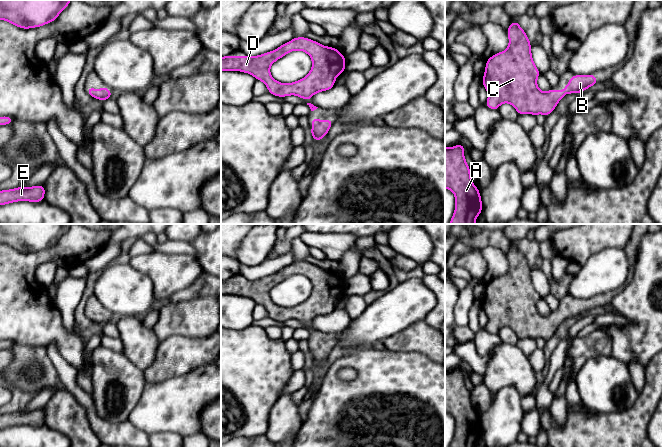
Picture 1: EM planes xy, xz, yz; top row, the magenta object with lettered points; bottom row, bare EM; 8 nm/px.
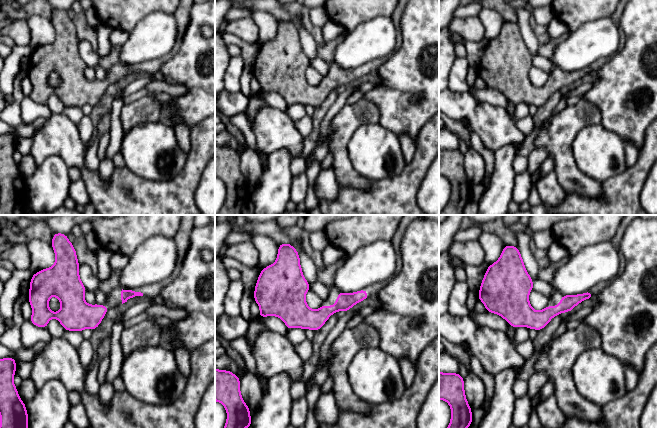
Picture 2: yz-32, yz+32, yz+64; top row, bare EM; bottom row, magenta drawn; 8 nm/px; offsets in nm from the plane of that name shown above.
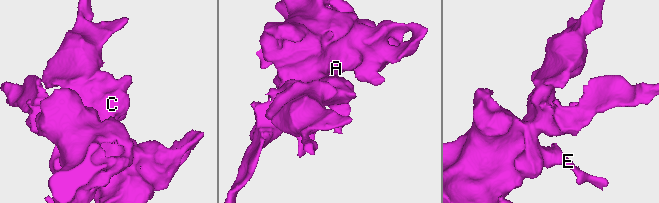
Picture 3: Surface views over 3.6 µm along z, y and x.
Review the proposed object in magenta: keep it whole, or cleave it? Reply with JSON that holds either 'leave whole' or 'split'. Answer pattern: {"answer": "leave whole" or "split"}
{"answer": "leave whole"}

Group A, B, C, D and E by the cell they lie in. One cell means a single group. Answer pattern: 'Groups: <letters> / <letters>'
Groups: A B C D E

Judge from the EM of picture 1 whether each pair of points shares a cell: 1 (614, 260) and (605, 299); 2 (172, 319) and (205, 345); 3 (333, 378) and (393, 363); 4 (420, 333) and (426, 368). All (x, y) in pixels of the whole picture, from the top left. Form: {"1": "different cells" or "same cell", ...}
{"1": "different cells", "2": "different cells", "3": "same cell", "4": "different cells"}

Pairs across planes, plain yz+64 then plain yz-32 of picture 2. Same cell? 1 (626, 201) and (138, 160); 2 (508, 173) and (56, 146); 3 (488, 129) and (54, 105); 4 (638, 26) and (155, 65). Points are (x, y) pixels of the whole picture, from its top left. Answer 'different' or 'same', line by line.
1: different
2: different
3: different
4: different

